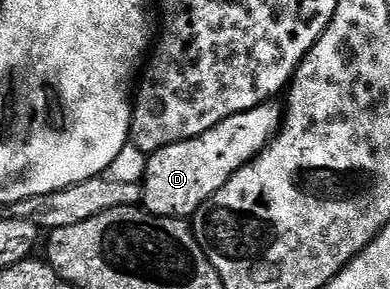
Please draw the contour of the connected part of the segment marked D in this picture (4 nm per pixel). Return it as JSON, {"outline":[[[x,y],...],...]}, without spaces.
{"outline":[[[268,101],[260,107],[237,113],[225,121],[221,121],[213,129],[201,133],[195,139],[186,139],[180,143],[171,143],[160,151],[150,152],[147,168],[141,172],[142,206],[150,215],[158,215],[161,219],[190,220],[195,212],[212,199],[236,173],[250,163],[256,155],[260,155],[273,136],[280,130],[285,119],[285,111],[278,102]]]}

